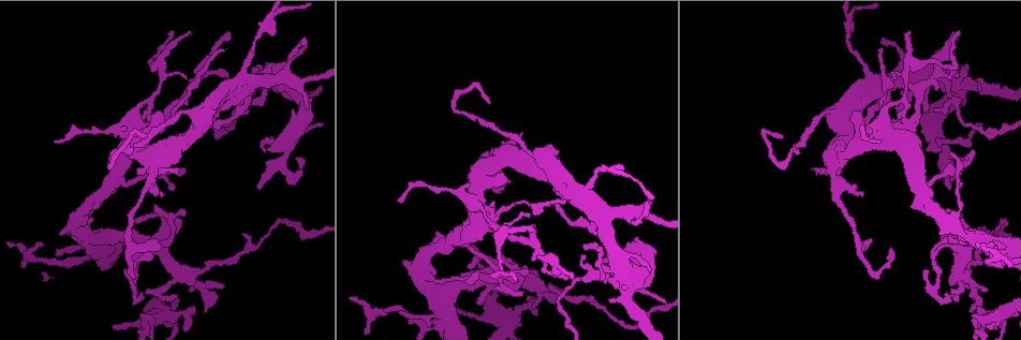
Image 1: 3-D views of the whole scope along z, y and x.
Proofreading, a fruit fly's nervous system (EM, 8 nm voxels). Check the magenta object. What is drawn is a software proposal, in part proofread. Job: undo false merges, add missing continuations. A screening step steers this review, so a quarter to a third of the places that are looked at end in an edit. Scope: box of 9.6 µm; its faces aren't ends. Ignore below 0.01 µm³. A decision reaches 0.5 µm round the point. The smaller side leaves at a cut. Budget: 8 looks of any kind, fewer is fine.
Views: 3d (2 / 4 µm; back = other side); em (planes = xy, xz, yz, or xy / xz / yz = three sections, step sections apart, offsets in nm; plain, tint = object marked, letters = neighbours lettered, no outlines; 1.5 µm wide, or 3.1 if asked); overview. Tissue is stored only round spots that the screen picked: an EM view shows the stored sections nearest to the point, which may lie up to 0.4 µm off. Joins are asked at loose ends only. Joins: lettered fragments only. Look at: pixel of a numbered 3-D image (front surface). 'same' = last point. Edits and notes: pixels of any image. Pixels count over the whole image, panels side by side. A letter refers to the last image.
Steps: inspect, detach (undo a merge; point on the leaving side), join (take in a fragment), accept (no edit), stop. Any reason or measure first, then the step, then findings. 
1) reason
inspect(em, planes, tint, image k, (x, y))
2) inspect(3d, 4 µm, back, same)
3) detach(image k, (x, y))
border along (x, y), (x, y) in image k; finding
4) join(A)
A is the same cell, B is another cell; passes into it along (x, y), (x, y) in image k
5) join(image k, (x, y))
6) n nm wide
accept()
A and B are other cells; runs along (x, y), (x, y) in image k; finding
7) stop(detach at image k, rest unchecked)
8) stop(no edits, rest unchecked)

sharp bend
inspect(em, xz, step 8, tint, image 1, (873, 273))

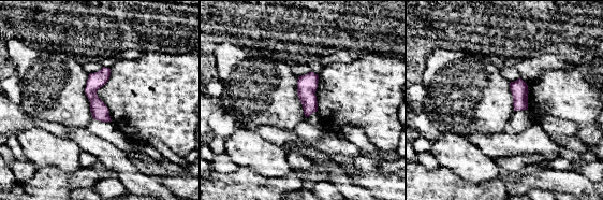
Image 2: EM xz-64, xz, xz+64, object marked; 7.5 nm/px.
inspect(em, planes, letters, same)

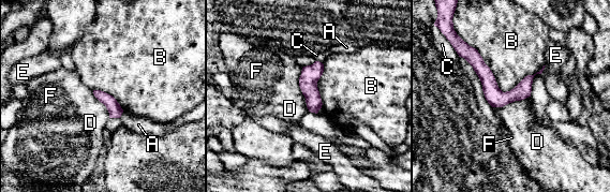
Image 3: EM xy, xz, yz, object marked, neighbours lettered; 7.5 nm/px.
accept()
A, B, C, D, E and F are other cells; runs along (459, 46), (501, 96), (527, 93) in image 3; all the same cell

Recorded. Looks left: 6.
inspect(3d, 4 µm, image 1, (934, 245))

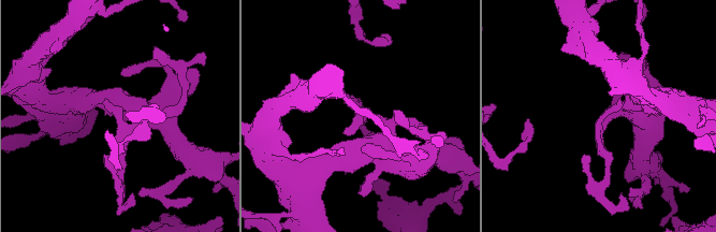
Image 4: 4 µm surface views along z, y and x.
inspect(em, planes, tint, image 4, (602, 116))

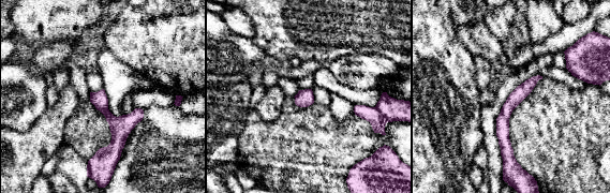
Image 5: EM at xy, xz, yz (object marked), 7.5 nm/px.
see the neighbours
inspect(em, planes, letters, same)

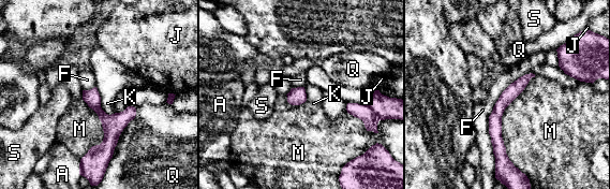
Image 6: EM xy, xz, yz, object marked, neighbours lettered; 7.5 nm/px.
accept()
A, F, J, K, M, Q and S are other cells; border along (530, 72), (489, 116), (494, 168) in image 6; no lettered fragment goes on from it

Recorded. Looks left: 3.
narrows sharply
inspect(em, planes, letters, image 1, (427, 184))

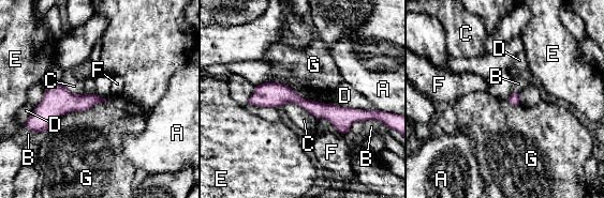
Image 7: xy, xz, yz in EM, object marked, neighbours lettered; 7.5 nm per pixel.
80 nm wide
accept()
A, B, C, D, E, F and G are other cells; runs along (251, 101), (293, 97), (365, 115) in image 7; one cell here

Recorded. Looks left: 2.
stop(no edits, rest unchecked)

